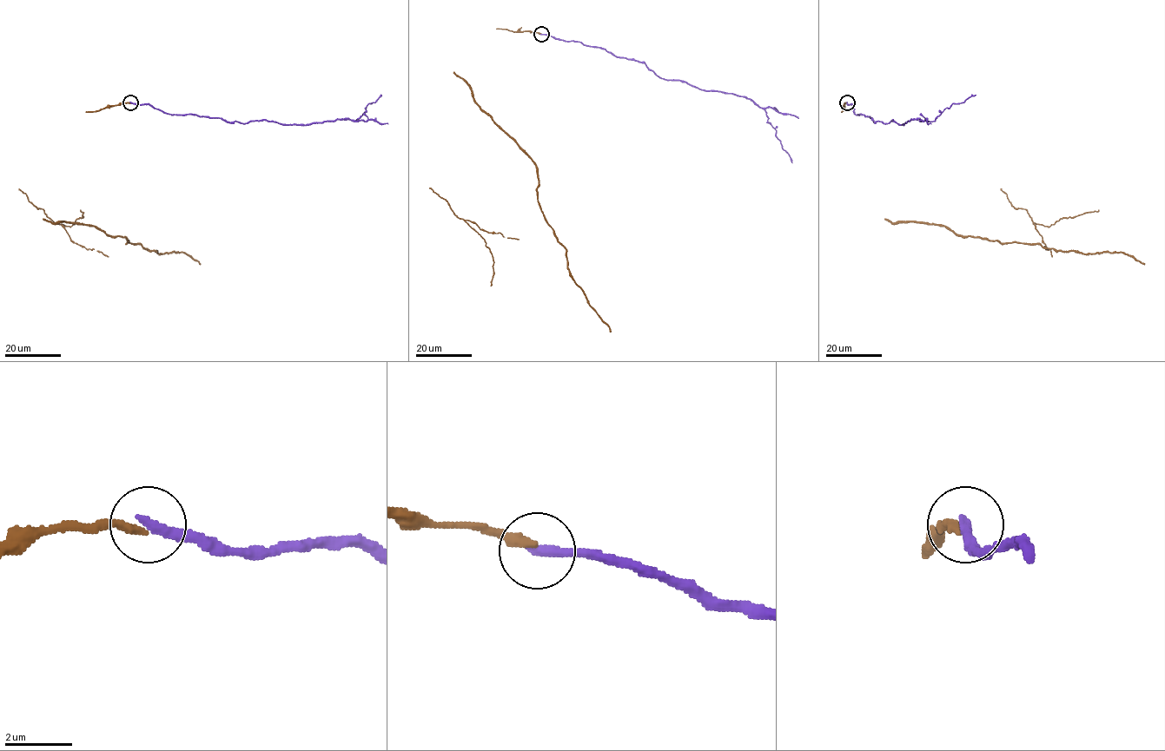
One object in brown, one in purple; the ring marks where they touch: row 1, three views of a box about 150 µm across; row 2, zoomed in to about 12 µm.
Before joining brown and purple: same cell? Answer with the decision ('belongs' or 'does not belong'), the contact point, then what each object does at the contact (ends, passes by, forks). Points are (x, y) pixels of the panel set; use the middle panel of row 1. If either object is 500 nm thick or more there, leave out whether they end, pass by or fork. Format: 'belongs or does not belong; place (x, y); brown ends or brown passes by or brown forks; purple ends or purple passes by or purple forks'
belongs; place (541, 34); brown ends; purple ends

